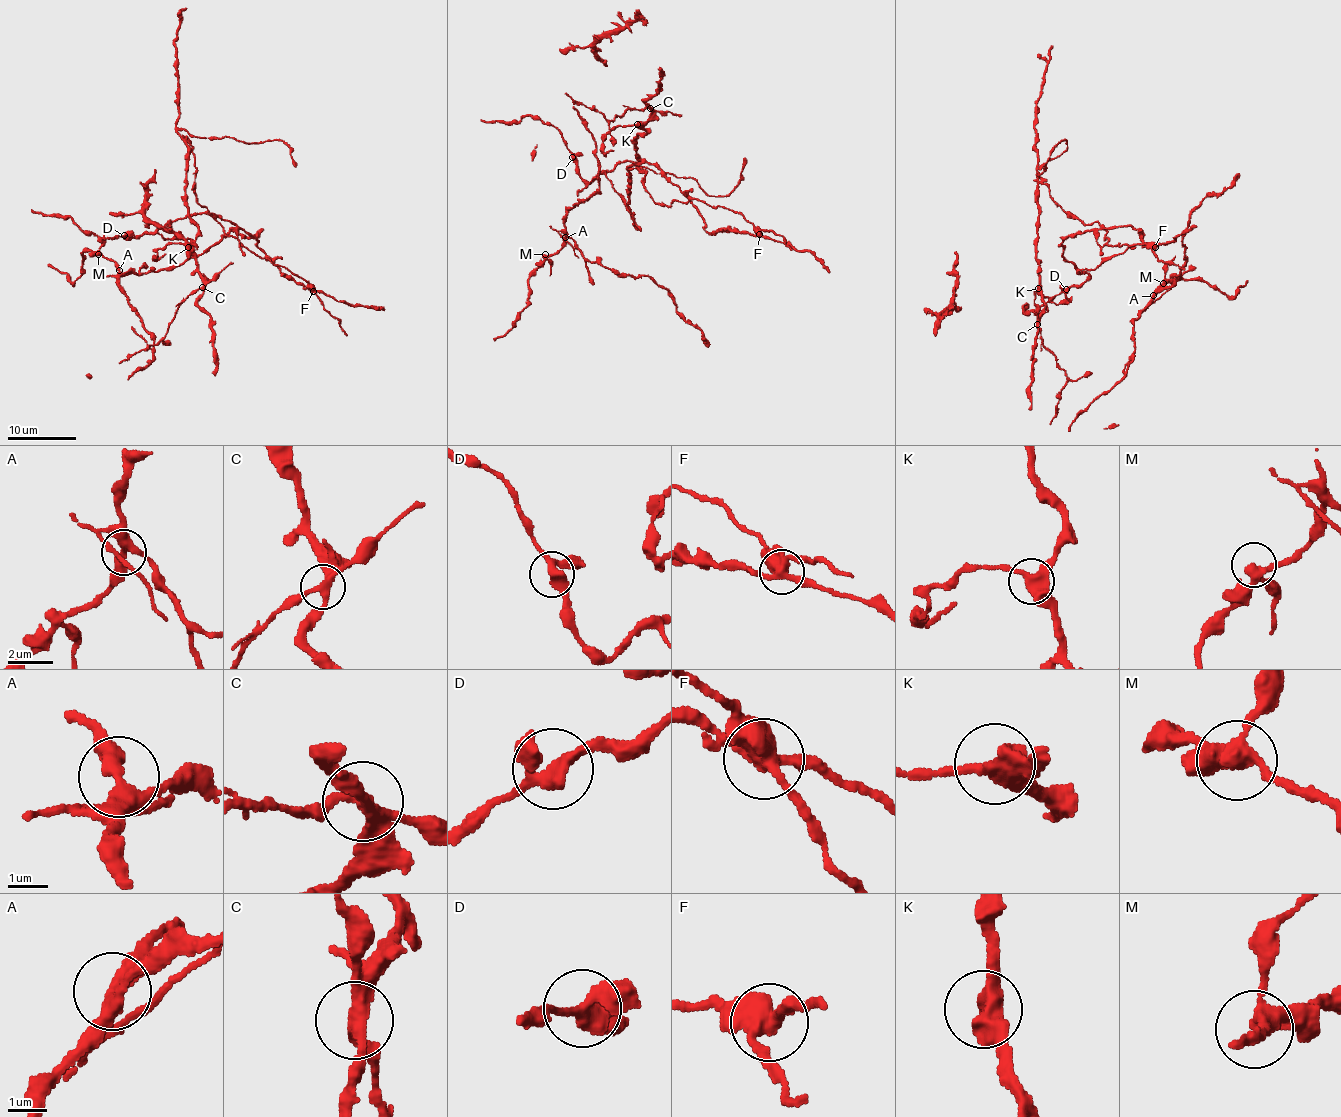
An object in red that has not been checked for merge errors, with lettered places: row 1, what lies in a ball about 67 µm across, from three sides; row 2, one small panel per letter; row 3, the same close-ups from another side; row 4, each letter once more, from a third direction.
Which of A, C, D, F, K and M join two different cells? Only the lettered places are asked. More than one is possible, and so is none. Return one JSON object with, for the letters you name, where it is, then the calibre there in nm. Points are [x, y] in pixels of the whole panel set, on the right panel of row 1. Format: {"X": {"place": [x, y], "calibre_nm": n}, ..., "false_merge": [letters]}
{"C": {"place": [1037, 324], "calibre_nm": 280}, "F": {"place": [1155, 247], "calibre_nm": 440}, "false_merge": ["C", "F"]}

